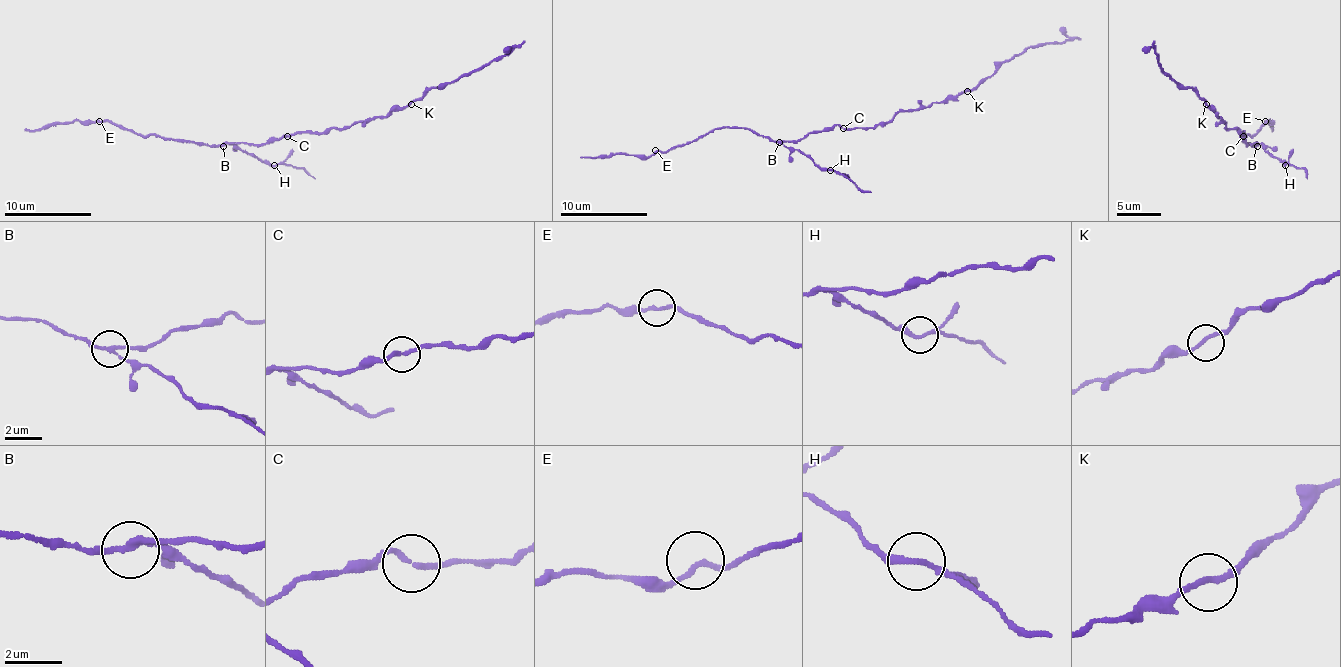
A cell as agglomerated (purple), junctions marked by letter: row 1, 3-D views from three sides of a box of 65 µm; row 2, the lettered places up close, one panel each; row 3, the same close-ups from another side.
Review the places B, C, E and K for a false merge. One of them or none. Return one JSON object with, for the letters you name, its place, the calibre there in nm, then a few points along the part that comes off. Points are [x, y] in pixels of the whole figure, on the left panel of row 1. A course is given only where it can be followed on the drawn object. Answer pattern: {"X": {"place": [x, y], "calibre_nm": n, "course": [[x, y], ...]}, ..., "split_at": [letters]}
{"B": {"place": [223, 146], "calibre_nm": 160, "course": [[224, 145], [243, 149], [272, 165], [300, 167], [315, 178]]}, "split_at": ["B"]}

